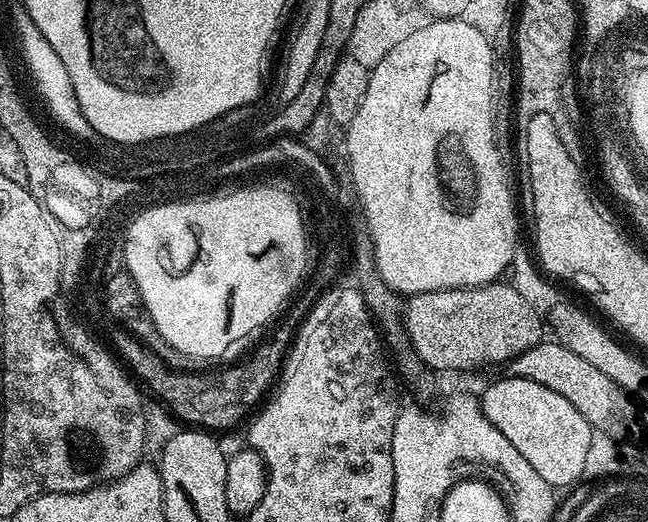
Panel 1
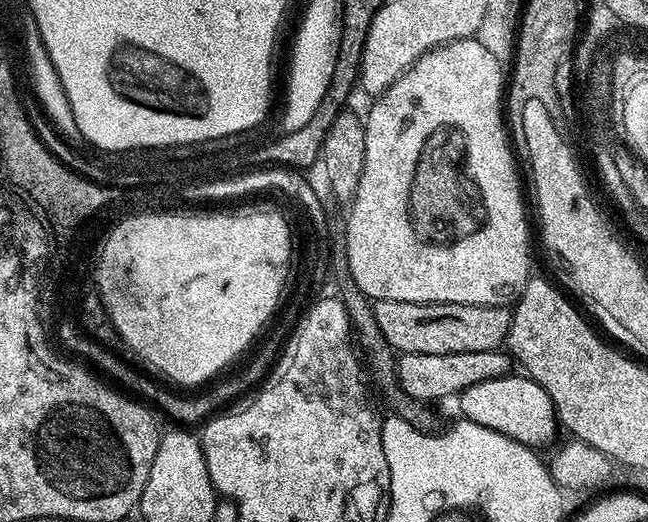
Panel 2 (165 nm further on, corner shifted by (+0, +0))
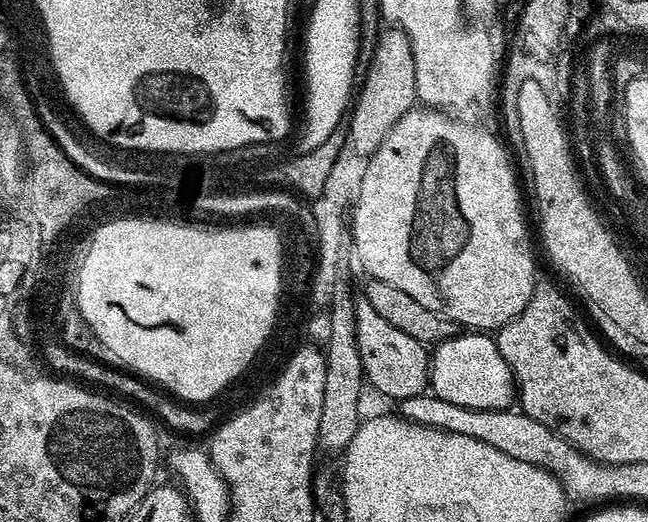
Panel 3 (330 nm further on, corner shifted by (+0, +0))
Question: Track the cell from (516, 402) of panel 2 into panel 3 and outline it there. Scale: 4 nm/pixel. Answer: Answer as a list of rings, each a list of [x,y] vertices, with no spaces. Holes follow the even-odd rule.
[[[468,330],[463,334],[452,336],[435,345],[430,352],[430,392],[446,402],[454,402],[454,406],[466,406],[481,412],[482,410],[511,409],[518,396],[516,381],[512,367],[502,358],[495,339],[491,335],[481,334],[476,330]]]

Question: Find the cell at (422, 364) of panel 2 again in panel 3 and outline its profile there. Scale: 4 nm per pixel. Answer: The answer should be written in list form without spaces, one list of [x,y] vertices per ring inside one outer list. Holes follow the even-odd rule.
[[[360,298],[355,301],[355,330],[356,352],[359,356],[359,367],[364,370],[364,376],[384,396],[389,396],[393,402],[399,402],[406,398],[425,395],[430,384],[430,352],[425,345],[420,344],[410,334],[402,334],[402,330],[394,330],[386,318],[374,314],[374,306],[370,302]]]

